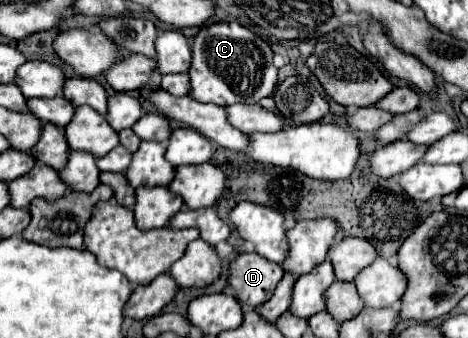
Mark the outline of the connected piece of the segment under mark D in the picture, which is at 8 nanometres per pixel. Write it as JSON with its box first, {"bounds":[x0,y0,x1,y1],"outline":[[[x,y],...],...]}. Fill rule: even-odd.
{"bounds":[229,253,283,307],"outline":[[[241,253],[229,265],[229,285],[235,289],[237,299],[251,307],[269,301],[283,275],[281,265],[267,261],[257,253]]]}

